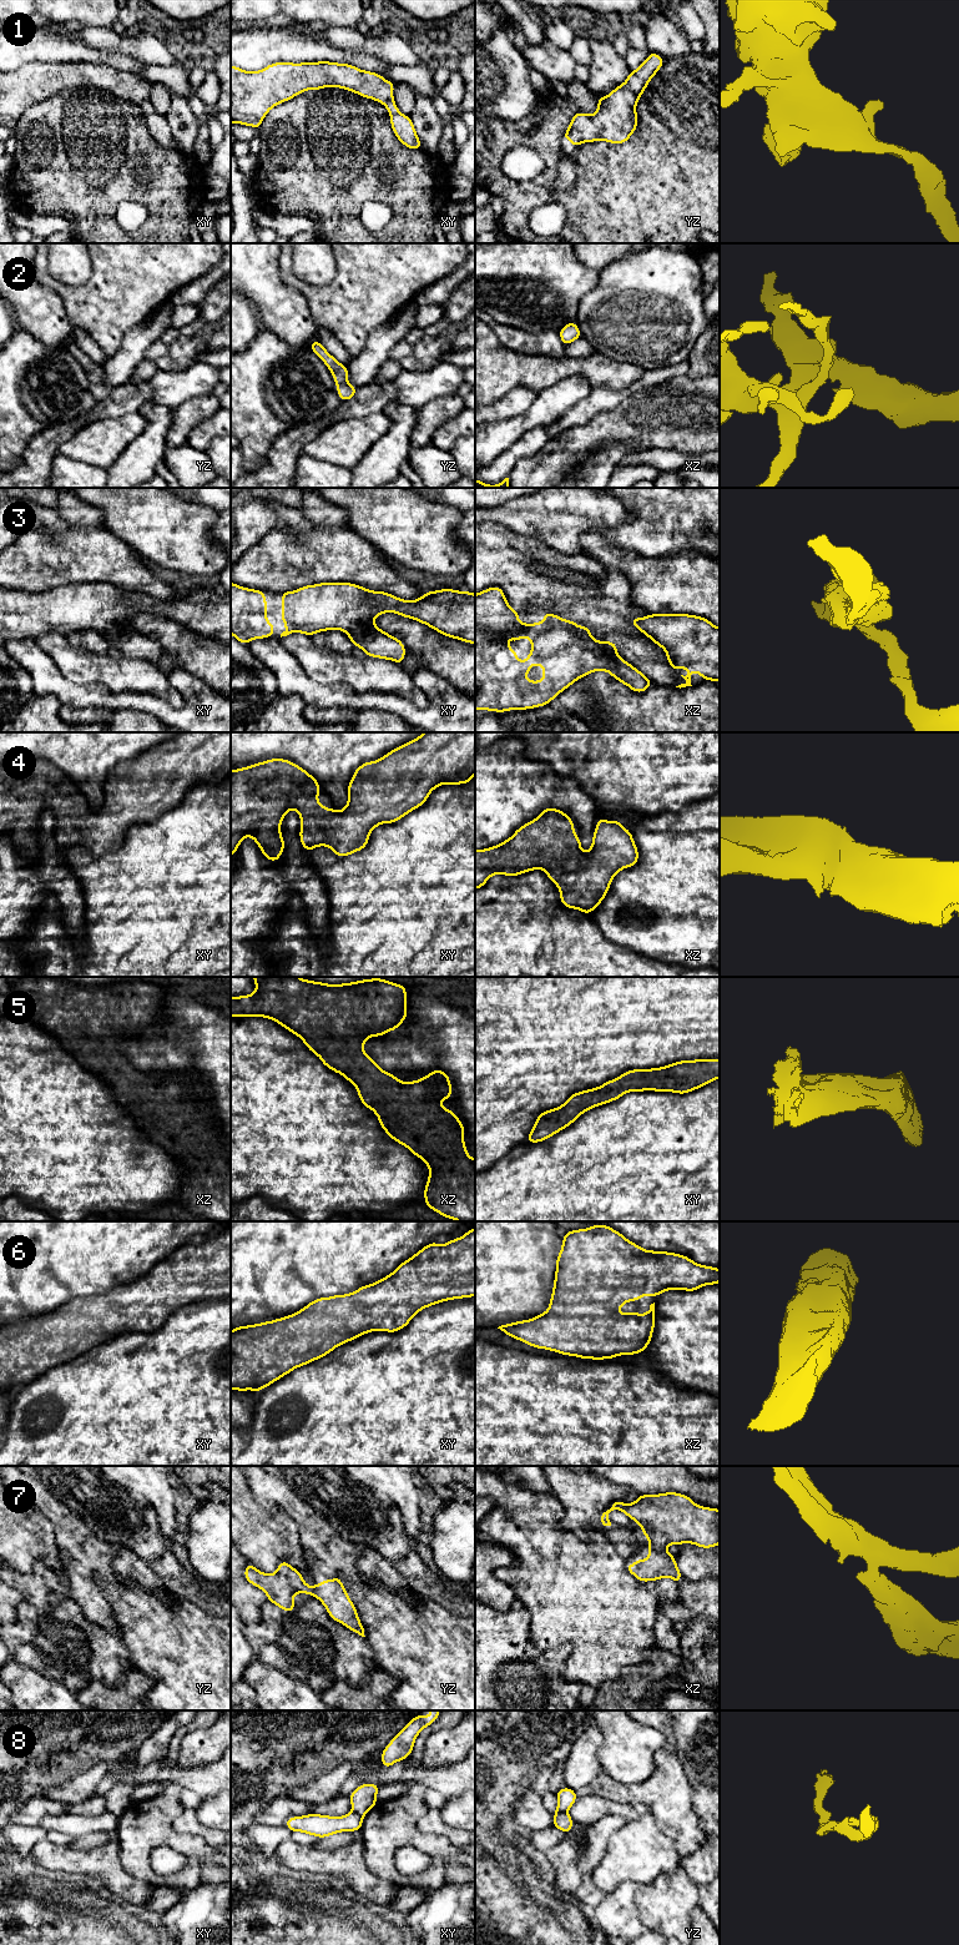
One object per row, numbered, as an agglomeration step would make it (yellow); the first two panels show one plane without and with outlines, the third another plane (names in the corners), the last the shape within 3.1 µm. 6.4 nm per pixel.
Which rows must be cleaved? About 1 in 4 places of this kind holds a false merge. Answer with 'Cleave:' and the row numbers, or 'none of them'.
Cleave: 7, 8

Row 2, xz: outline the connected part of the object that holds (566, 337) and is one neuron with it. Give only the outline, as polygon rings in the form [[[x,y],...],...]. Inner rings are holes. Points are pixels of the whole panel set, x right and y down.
[[[566,323],[561,331],[559,332],[560,339],[562,341],[564,346],[570,344],[571,342],[576,341],[581,337],[580,329],[576,323]]]

